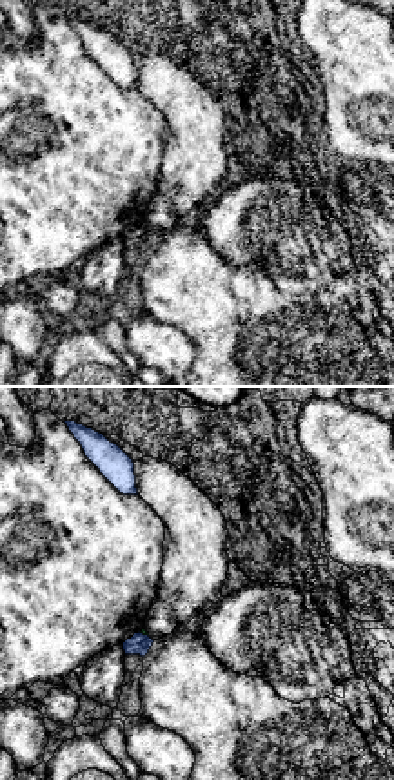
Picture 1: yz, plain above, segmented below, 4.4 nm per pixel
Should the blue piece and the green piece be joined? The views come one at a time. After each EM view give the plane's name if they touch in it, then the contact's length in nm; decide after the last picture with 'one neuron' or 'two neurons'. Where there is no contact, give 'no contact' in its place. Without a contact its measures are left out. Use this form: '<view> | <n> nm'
yz | 50 nm

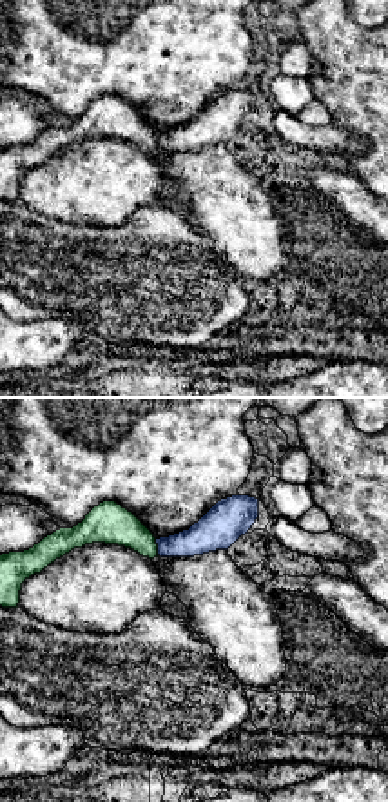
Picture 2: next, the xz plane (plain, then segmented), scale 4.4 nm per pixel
xz | 70 nm

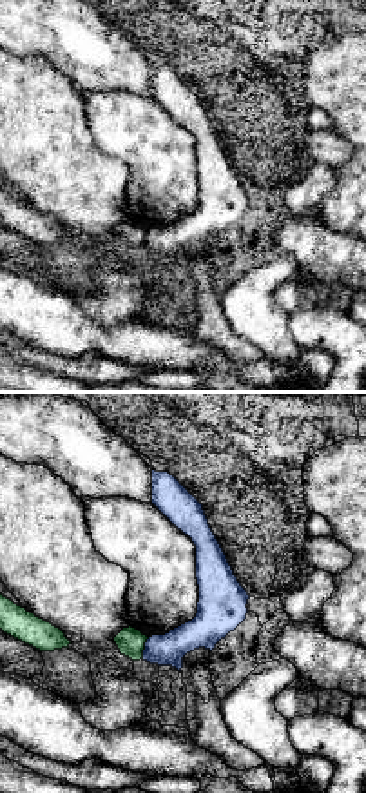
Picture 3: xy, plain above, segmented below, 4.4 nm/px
xy | 100 nm

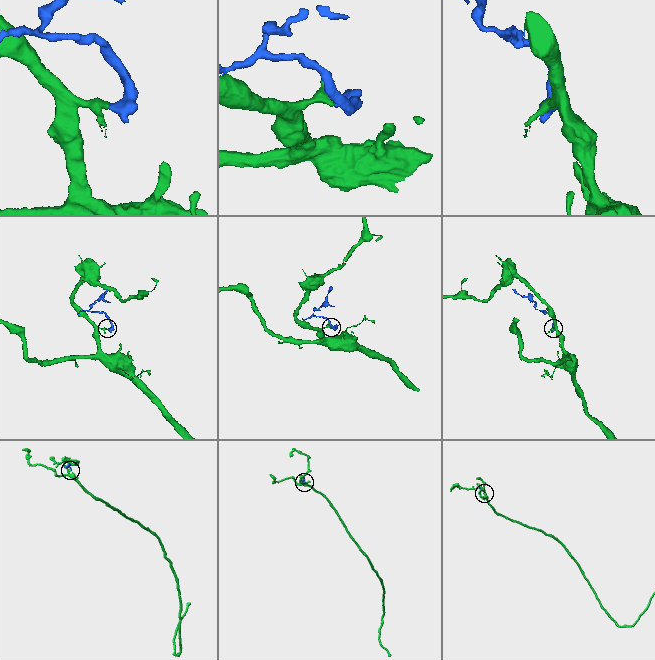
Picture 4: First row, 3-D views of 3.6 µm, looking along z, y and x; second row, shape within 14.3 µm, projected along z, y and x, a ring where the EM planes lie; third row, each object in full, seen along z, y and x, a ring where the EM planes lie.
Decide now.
two neurons

